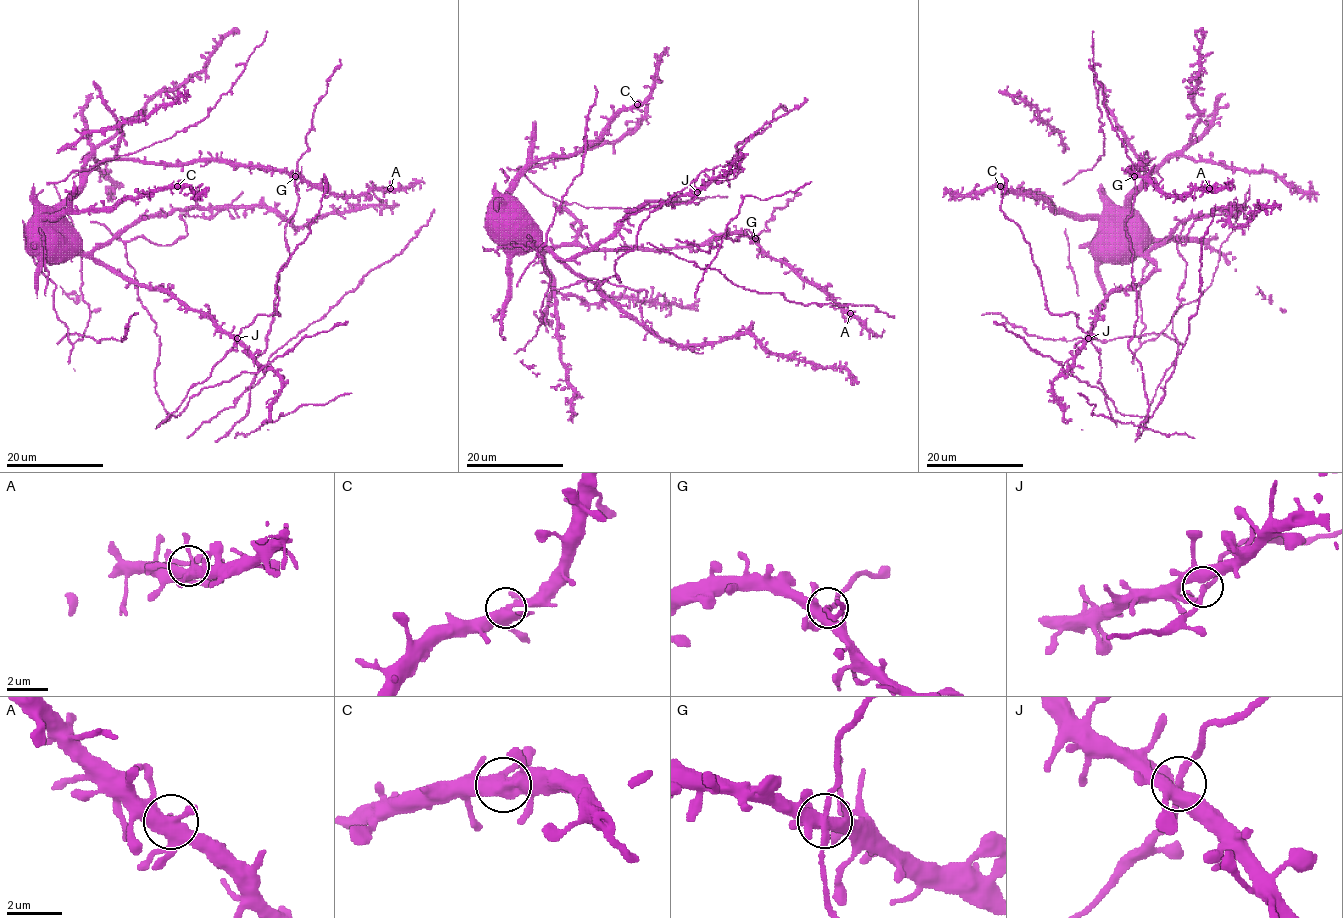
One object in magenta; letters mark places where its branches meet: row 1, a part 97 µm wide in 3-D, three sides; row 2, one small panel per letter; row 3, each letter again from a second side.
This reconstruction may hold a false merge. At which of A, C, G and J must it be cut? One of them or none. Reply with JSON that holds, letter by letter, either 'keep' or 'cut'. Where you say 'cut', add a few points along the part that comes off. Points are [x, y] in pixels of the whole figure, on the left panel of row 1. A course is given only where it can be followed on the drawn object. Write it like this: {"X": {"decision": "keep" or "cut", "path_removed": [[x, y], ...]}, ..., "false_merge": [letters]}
{"A": {"decision": "keep"}, "C": {"decision": "keep"}, "G": {"decision": "keep"}, "J": {"decision": "keep"}, "false_merge": []}

